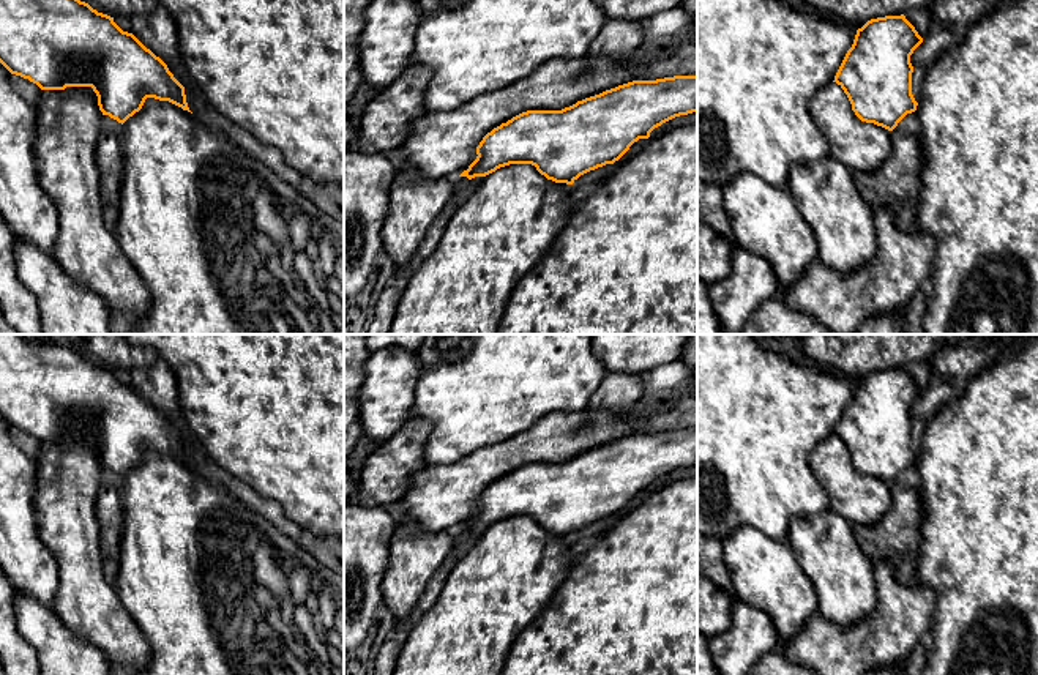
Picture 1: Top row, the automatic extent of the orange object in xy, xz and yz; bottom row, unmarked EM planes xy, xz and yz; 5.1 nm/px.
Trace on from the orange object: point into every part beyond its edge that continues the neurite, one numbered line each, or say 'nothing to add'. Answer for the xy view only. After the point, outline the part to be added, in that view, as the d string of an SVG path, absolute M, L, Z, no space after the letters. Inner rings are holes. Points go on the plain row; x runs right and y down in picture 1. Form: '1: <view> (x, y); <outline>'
nothing to add

